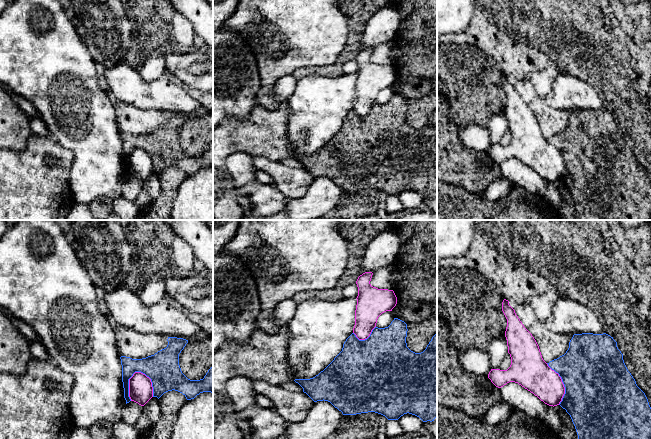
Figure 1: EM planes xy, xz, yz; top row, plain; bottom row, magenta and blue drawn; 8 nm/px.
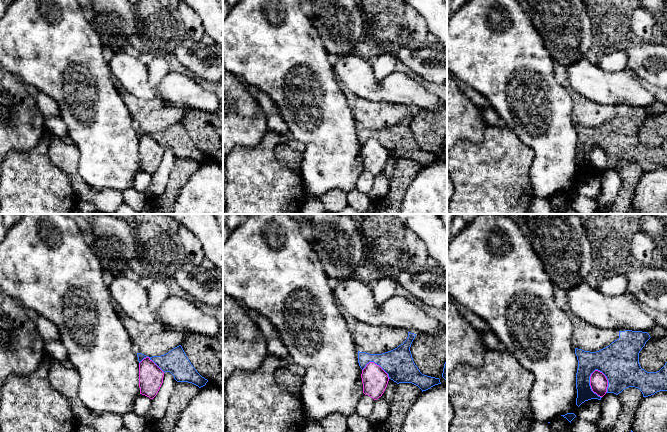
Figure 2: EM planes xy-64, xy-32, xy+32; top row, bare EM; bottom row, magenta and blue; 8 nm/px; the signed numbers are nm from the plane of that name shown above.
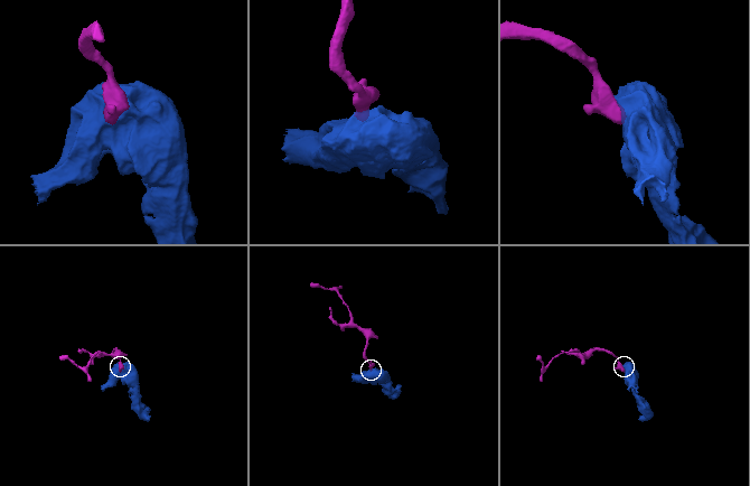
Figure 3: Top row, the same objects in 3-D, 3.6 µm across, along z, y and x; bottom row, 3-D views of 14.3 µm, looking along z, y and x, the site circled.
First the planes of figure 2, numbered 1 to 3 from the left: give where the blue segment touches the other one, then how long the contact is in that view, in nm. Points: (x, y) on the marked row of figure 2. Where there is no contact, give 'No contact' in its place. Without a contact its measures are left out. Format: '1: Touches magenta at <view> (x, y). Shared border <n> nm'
1: Touches magenta at xy-64 (151, 360). Shared border 220 nm
2: Touches magenta at xy-32 (376, 364). Shared border 240 nm
3: Touches magenta at xy+32 (590, 384). Shared border 240 nm

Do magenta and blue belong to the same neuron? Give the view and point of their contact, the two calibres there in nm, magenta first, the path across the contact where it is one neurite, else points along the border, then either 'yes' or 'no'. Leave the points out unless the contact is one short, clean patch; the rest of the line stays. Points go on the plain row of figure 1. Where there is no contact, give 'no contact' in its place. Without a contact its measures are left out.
xy (129, 160) | 190/200 nm | along xy (140, 147), (136, 147), (129, 155), (130, 176) | no

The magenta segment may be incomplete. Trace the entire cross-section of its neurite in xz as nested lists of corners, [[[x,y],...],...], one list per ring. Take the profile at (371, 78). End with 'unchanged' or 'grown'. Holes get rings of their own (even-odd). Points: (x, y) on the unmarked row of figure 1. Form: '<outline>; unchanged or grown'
[[[365,48],[356,57],[358,63],[353,109],[359,116],[367,115],[376,103],[378,93],[392,87],[397,80],[393,66],[378,65],[370,60],[372,48]]]; unchanged

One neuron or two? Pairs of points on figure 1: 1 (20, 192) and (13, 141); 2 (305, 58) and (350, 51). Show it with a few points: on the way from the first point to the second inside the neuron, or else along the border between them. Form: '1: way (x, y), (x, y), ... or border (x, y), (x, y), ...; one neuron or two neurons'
1: border (31, 134), (26, 146), (22, 150), (10, 150); two neurons
2: border (349, 31), (346, 45), (337, 59), (321, 67); two neurons

